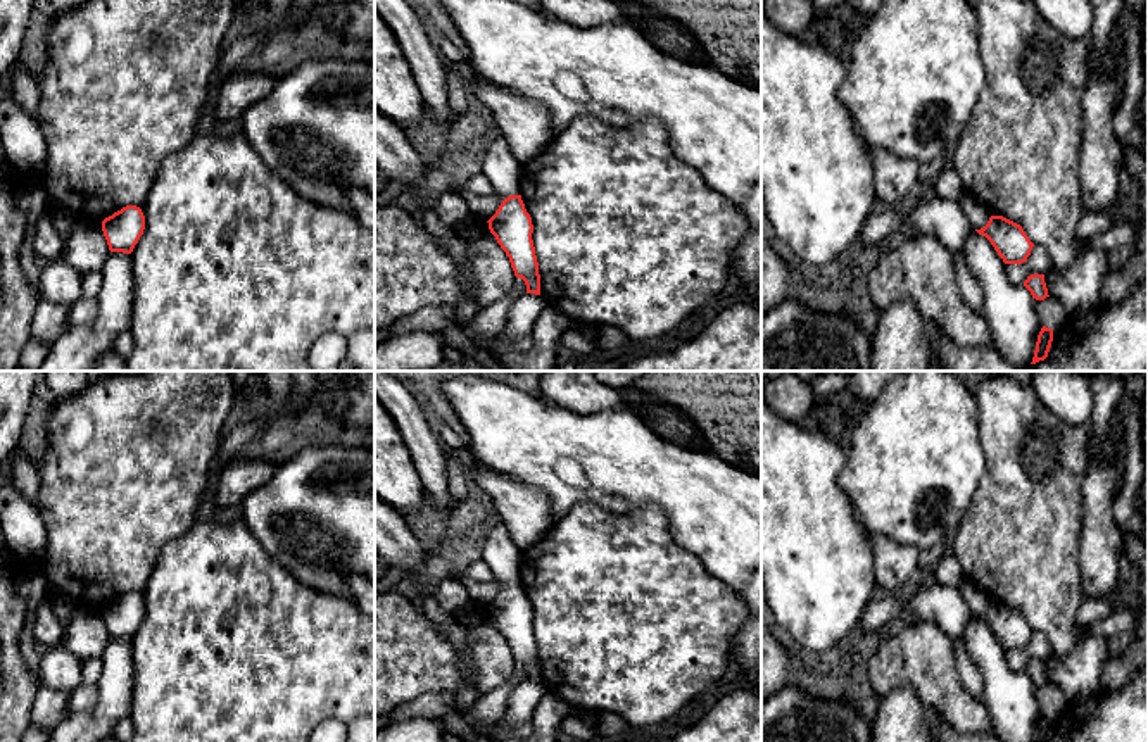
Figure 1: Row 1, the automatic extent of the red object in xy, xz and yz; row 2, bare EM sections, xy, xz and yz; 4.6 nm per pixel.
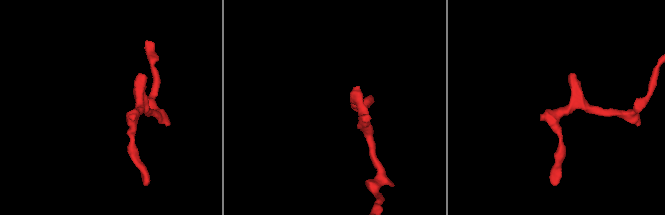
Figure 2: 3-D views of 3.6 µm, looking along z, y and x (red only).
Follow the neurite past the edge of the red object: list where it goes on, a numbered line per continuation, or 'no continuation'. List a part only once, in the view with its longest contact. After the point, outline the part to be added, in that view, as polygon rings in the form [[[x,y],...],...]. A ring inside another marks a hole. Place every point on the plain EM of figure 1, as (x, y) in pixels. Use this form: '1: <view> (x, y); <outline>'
1: xz (499, 553); [[[504,526],[490,531],[483,545],[483,561],[502,585],[520,582],[521,550]]]

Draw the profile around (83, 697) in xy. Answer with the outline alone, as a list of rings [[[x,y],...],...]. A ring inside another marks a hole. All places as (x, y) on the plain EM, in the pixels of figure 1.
[[[79,685],[67,704],[66,716],[79,714],[83,711],[90,711],[97,706],[97,687],[93,685]]]

